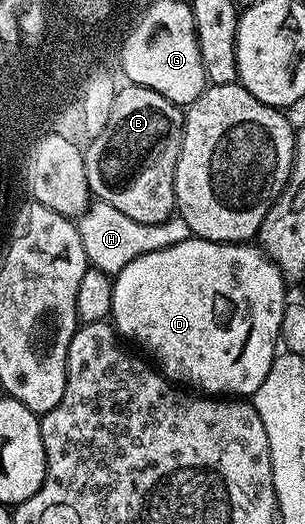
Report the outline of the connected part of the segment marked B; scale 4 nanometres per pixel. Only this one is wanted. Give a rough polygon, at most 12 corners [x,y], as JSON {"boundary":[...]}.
{"boundary":[[118,90],[84,148],[94,200],[135,221],[174,214],[185,116]]}

